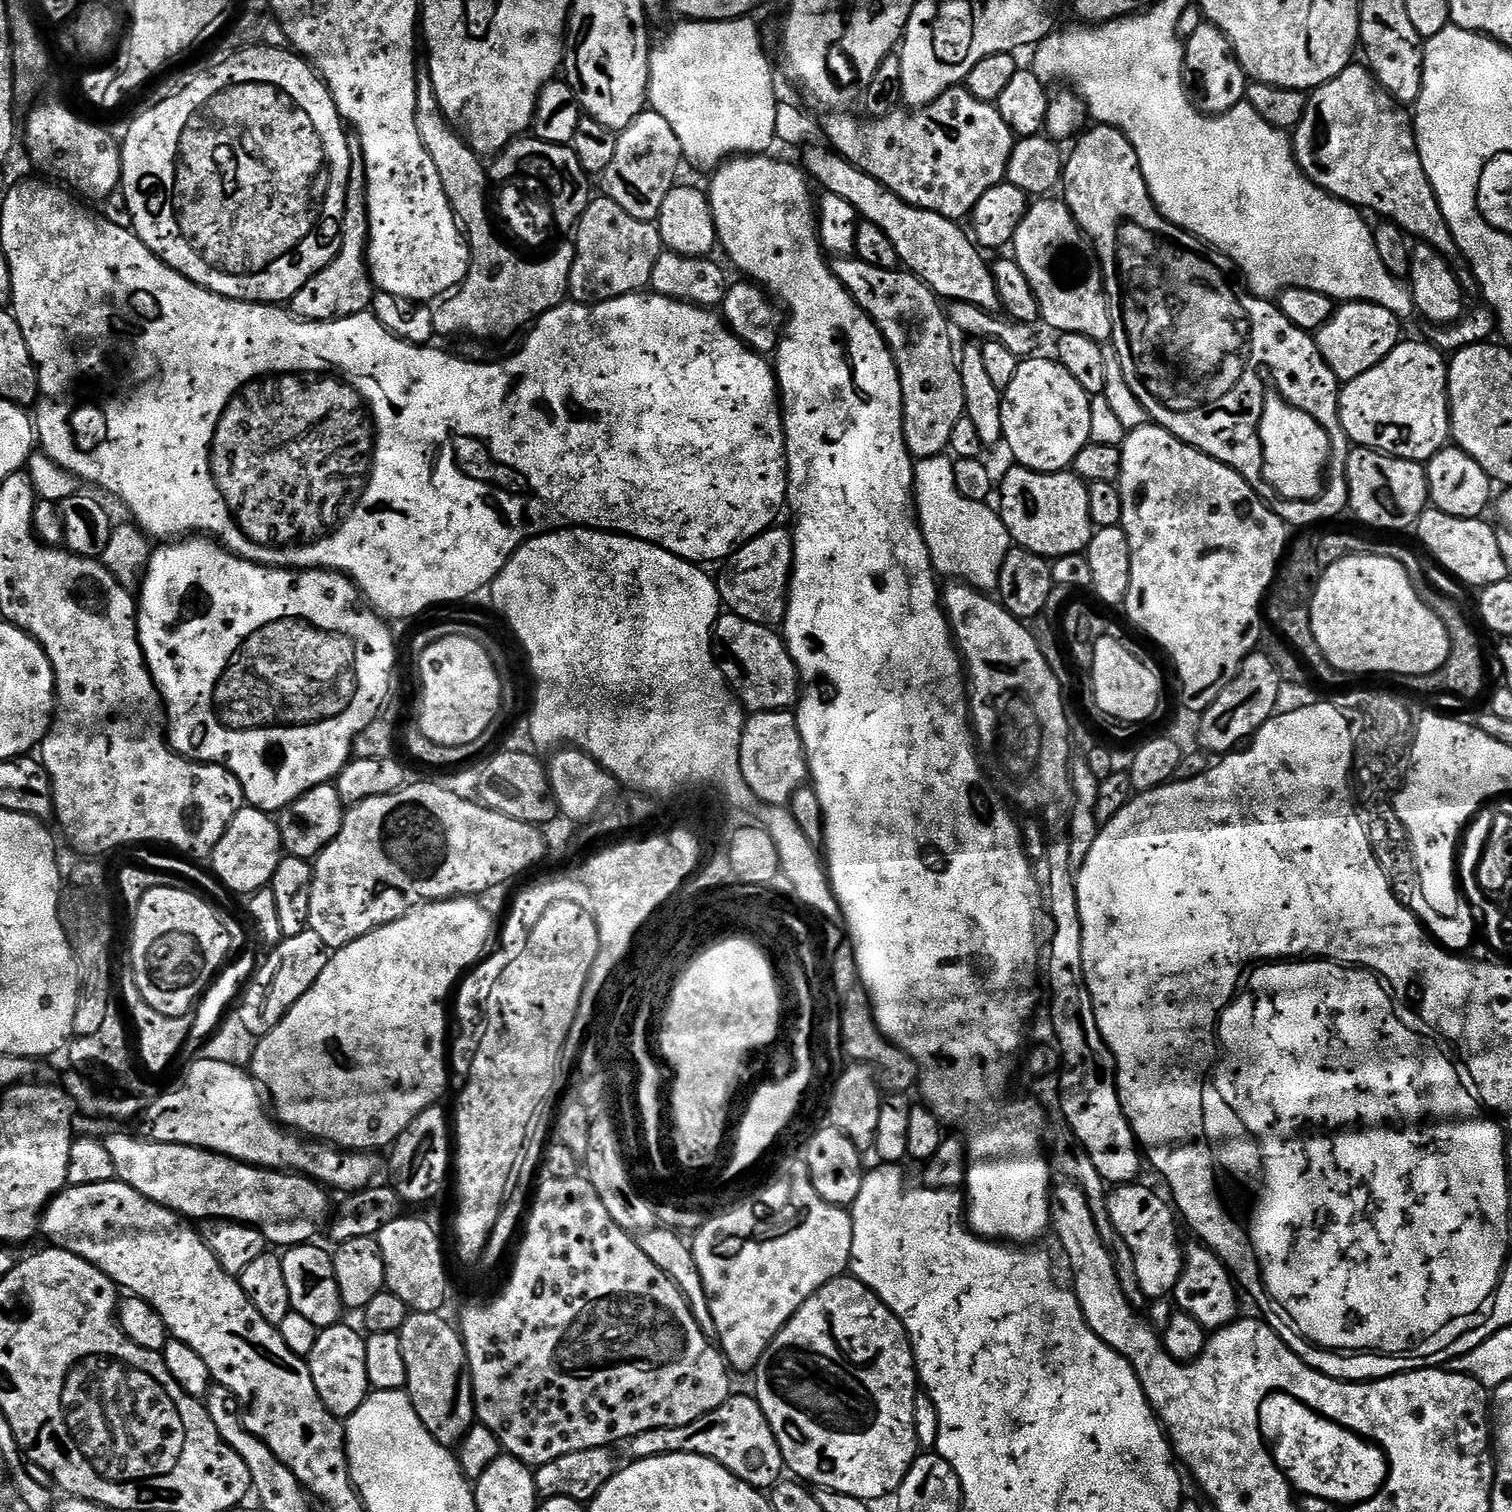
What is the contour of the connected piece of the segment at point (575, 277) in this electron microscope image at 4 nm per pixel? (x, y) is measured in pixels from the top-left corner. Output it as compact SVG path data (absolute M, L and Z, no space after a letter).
M600 194L590 200L574 229L575 236L576 253L568 283L568 296L575 303L589 306L601 304L649 287L654 262L658 262L662 251L660 231L655 223L630 218L618 202Z

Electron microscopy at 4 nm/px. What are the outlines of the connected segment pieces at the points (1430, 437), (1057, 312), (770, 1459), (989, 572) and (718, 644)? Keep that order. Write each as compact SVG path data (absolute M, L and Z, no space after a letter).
M1405 339L1396 345L1394 351L1382 362L1378 362L1378 366L1374 366L1374 370L1366 370L1366 374L1362 374L1358 378L1347 381L1340 389L1340 421L1344 427L1345 434L1348 435L1349 441L1353 445L1362 448L1373 448L1375 452L1385 452L1388 456L1397 456L1403 460L1419 460L1427 462L1431 460L1434 454L1441 452L1450 440L1450 421L1448 419L1448 366L1449 361L1446 359L1445 353L1431 343L1419 344L1416 340Z
M1040 198L1029 207L1022 218L1022 226L1018 226L1016 237L1012 239L1010 248L1014 259L1026 274L1026 282L1030 282L1030 290L1034 290L1034 298L1038 298L1040 320L1053 328L1053 333L1069 332L1070 334L1086 334L1086 338L1094 338L1101 342L1111 341L1112 315L1108 309L1108 295L1104 289L1104 269L1088 235L1078 226L1078 222L1064 205L1063 199Z
M752 1394L729 1395L722 1406L686 1426L646 1430L646 1434L638 1434L633 1440L627 1441L627 1448L633 1461L665 1456L667 1452L705 1456L726 1466L730 1474L734 1474L750 1487L761 1490L775 1488L786 1472L782 1450L774 1438L774 1430L770 1430L770 1422L766 1422L766 1414Z
M941 454L915 461L912 470L914 515L928 547L933 569L952 582L968 584L979 592L992 594L999 589L1002 562L1014 546L999 511L988 502L970 502L958 494L954 483L954 460Z
M724 614L716 621L714 651L716 664L732 695L749 713L782 712L795 705L800 691L800 677L779 631L758 622L746 622L746 618Z

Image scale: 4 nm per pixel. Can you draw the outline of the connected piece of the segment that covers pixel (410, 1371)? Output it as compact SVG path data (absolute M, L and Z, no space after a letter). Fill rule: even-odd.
M412 1312L406 1318L406 1322L398 1335L402 1342L402 1359L406 1361L406 1378L408 1379L406 1391L408 1397L412 1400L414 1410L418 1414L418 1418L422 1418L422 1426L426 1426L426 1428L430 1430L432 1437L434 1437L442 1447L455 1449L464 1441L464 1435L474 1426L474 1421L476 1420L476 1402L472 1399L472 1374L468 1371L468 1351L464 1348L464 1337L458 1331L455 1323L447 1324L442 1317L443 1315L441 1315L440 1312Z

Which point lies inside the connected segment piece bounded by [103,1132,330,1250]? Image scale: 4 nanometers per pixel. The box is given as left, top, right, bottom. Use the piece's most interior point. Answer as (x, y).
(287, 1208)

